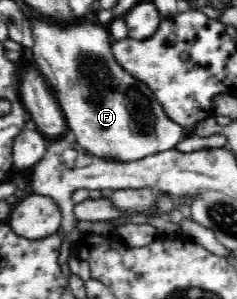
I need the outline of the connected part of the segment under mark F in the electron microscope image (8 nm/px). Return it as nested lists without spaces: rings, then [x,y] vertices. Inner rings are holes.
[[[32,20],[30,22],[30,25],[32,29],[32,37],[34,38],[34,46],[30,50],[32,55],[30,56],[29,61],[31,61],[31,57],[33,57],[33,59],[35,59],[37,63],[39,63],[39,65],[37,65],[37,69],[41,71],[41,75],[44,76],[51,90],[55,91],[55,95],[56,95],[56,98],[58,99],[59,105],[63,107],[62,109],[63,113],[65,113],[65,117],[67,117],[68,129],[73,131],[73,133],[75,134],[75,137],[76,137],[75,143],[77,143],[77,145],[85,149],[87,153],[99,159],[103,159],[107,162],[119,162],[121,164],[128,164],[128,163],[133,163],[134,161],[139,161],[140,159],[143,159],[144,157],[149,157],[149,156],[155,155],[156,153],[161,153],[162,151],[169,151],[170,149],[176,149],[177,143],[179,143],[180,141],[184,139],[184,137],[186,137],[186,132],[185,132],[184,127],[182,125],[179,125],[179,123],[171,119],[166,114],[166,111],[163,109],[163,106],[157,101],[157,98],[153,95],[153,92],[147,89],[147,86],[145,86],[145,83],[137,81],[135,78],[132,78],[131,75],[126,74],[125,72],[123,72],[123,70],[119,69],[119,66],[117,66],[115,63],[115,58],[111,57],[111,50],[109,50],[109,45],[111,45],[111,42],[109,42],[109,32],[107,32],[107,30],[103,28],[102,26],[99,26],[98,22],[96,22],[95,20],[91,20],[91,21],[88,20],[87,23],[79,23],[78,26],[73,26],[67,29],[62,29],[60,27],[55,27],[55,26],[47,26],[47,23],[35,22],[35,20]]]

